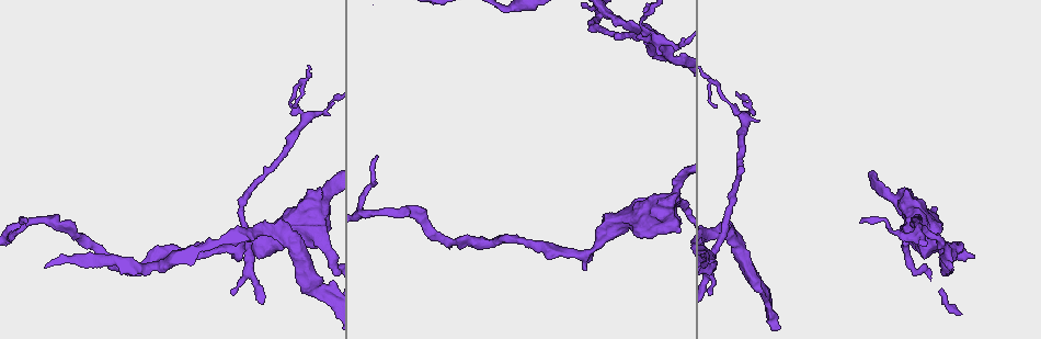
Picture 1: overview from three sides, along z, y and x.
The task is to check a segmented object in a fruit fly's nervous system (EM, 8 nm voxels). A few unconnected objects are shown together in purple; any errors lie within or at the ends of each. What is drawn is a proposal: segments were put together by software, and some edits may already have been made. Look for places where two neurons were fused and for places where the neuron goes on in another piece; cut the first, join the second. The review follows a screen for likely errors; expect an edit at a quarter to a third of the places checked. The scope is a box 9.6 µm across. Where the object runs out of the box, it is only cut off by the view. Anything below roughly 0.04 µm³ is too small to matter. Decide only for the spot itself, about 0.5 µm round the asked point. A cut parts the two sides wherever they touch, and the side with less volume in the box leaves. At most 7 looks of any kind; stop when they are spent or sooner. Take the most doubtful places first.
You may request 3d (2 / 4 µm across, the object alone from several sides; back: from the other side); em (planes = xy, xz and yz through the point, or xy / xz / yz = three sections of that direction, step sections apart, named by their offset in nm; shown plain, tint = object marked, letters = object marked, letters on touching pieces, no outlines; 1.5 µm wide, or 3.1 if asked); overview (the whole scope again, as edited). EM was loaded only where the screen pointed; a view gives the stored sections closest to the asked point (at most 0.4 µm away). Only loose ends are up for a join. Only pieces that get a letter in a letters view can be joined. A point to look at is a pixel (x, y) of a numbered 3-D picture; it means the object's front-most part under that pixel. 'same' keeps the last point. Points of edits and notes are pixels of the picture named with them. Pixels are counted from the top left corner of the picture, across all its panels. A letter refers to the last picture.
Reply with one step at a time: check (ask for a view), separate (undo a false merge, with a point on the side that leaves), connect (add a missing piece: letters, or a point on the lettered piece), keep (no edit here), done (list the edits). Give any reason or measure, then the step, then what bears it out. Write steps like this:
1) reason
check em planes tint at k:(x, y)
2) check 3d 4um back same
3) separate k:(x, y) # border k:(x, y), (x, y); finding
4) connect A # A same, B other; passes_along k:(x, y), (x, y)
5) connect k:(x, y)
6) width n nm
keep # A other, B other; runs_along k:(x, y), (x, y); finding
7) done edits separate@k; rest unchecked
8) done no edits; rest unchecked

four arms meet
check em yz step 8 tint at 1:(717, 233)

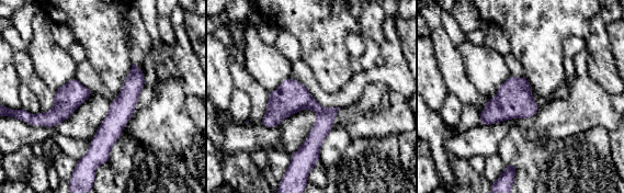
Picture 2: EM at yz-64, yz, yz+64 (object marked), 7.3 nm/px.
check em xz step 4 letters same

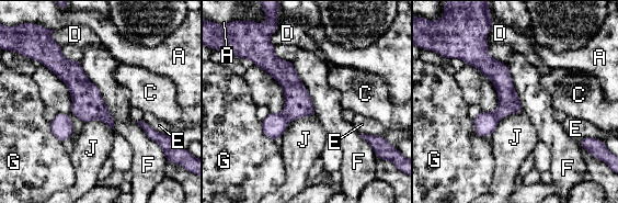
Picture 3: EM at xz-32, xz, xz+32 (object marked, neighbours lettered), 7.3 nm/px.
width 160 nm
separate 3:(274, 125) # A other, C other, D other, E other, F other, G other, J other; border 3:(281, 113), (287, 121); two neurons meet here

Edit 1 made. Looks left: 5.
free end
check 3d 2um at 1:(233, 256)

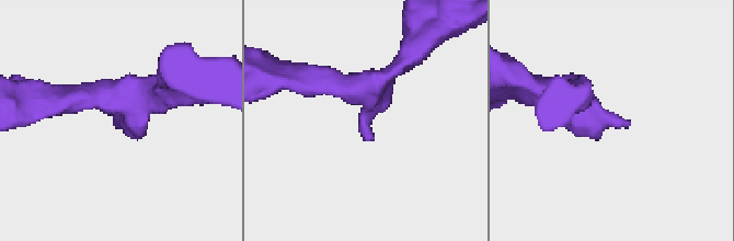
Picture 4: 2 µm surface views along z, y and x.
arm_widths 190, 220 nm; now the EM
check em planes tint at 4:(116, 121)

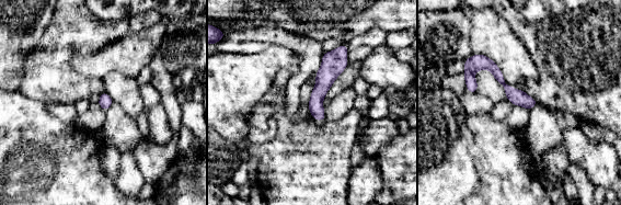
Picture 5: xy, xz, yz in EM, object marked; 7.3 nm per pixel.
check em planes letters same

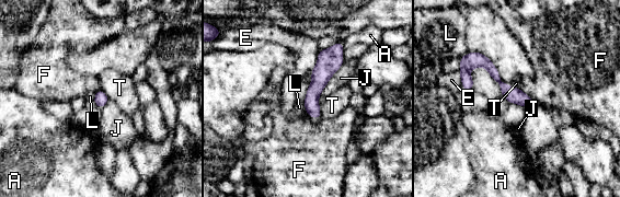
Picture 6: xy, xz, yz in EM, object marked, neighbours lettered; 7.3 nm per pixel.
keep # A other, E other, F other, J other, L other, T other; border 6:(459, 58), (482, 53), (511, 87); none of them fits

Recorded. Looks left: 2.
done edits separate@3; rest unchecked

